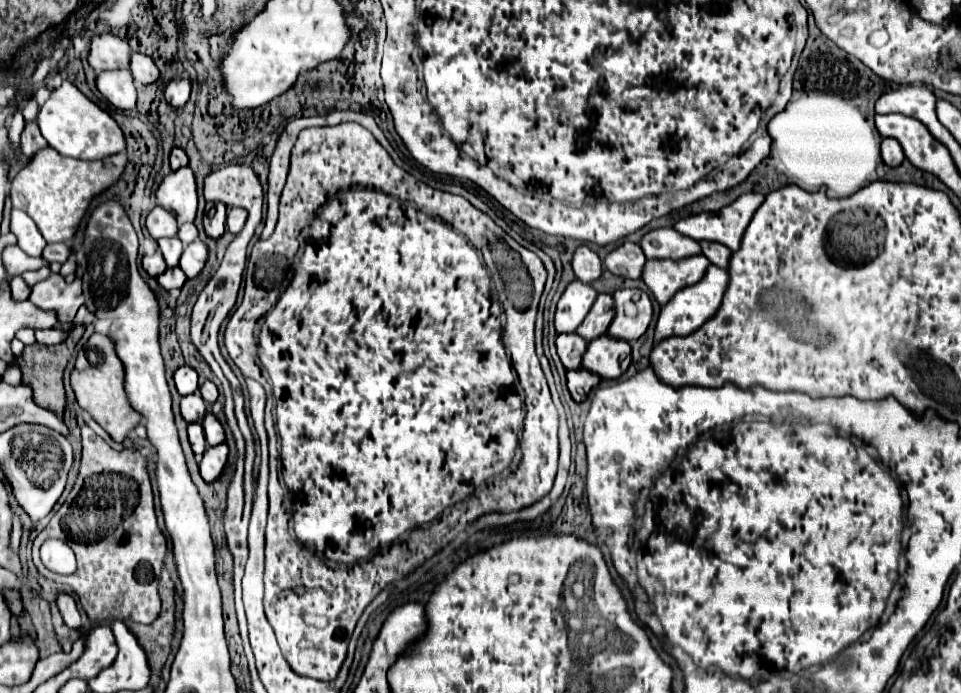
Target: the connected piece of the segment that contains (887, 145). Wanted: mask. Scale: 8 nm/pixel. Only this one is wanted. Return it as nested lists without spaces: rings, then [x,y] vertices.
[[[884,138],[882,140],[882,160],[886,166],[896,168],[902,164],[904,160],[904,152],[900,148],[900,144],[894,138]]]

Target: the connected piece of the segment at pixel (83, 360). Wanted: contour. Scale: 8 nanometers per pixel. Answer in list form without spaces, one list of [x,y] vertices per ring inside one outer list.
[[[92,334],[90,340],[76,356],[76,368],[70,374],[70,386],[78,404],[112,436],[114,442],[122,442],[130,430],[140,422],[140,414],[128,404],[124,392],[124,368],[114,352],[114,342],[108,336]]]

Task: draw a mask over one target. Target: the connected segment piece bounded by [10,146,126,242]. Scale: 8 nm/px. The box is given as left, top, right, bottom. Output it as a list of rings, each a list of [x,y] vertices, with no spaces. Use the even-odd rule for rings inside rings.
[[[50,146],[38,150],[14,176],[10,182],[10,200],[12,206],[24,210],[38,226],[40,234],[48,242],[68,242],[72,240],[76,226],[86,214],[90,200],[100,194],[104,188],[114,184],[126,166],[126,154],[112,154],[104,160],[86,162],[56,154]]]

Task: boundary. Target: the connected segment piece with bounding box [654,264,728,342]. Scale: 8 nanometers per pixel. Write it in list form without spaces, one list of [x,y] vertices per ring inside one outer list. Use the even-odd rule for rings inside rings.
[[[710,266],[706,276],[694,284],[688,286],[684,290],[680,290],[660,312],[658,316],[658,324],[656,324],[656,334],[654,334],[654,342],[666,340],[668,336],[688,336],[690,332],[698,330],[708,318],[712,318],[716,314],[716,310],[720,308],[720,302],[724,298],[724,290],[728,288],[728,272],[718,268],[718,266]]]

